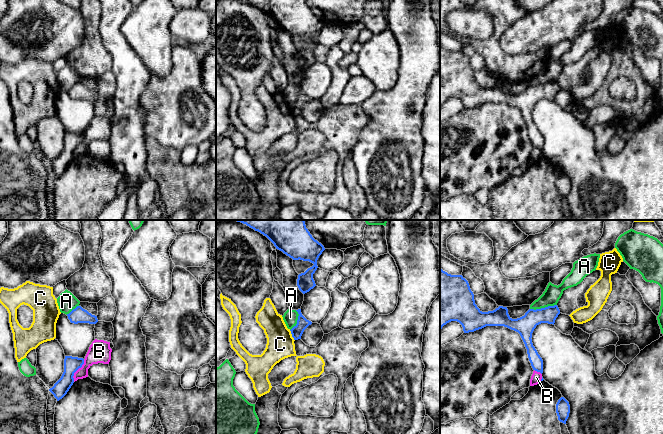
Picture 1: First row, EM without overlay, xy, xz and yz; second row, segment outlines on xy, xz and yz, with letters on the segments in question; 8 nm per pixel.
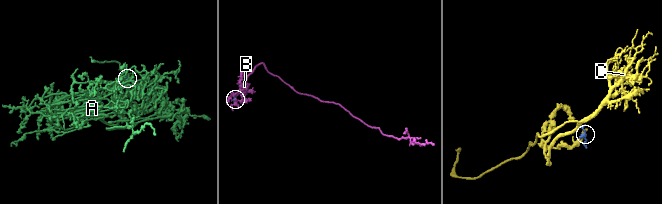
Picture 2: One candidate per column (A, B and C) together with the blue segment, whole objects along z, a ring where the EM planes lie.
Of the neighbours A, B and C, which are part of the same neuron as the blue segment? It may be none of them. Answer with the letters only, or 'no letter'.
no letter

